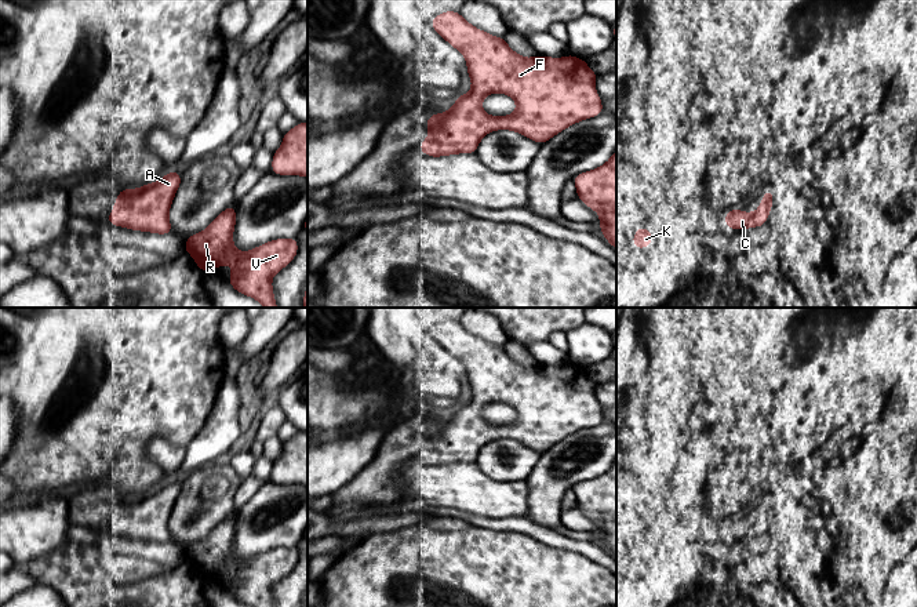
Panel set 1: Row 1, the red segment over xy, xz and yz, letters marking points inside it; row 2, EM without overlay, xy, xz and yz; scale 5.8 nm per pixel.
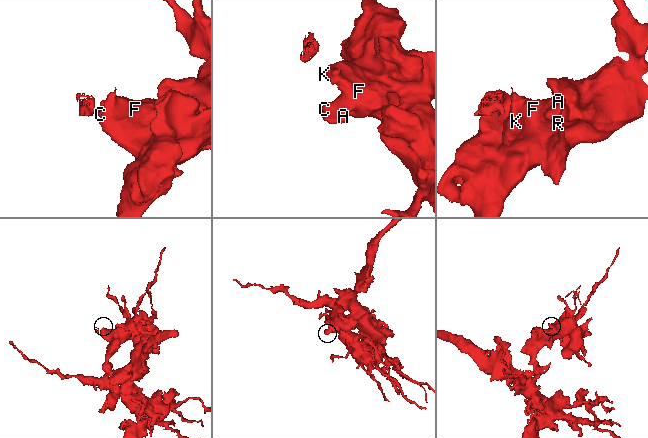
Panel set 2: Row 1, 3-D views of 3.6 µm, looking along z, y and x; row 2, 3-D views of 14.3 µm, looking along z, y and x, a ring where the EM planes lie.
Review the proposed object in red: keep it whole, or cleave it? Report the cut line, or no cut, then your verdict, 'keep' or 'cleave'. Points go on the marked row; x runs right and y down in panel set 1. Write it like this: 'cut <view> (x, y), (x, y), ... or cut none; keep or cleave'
cut none; keep

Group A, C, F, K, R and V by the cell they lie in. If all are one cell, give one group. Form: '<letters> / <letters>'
A C F K R V

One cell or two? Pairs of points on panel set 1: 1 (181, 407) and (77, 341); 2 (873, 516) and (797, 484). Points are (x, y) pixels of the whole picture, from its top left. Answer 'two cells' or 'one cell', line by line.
1: one cell
2: two cells

